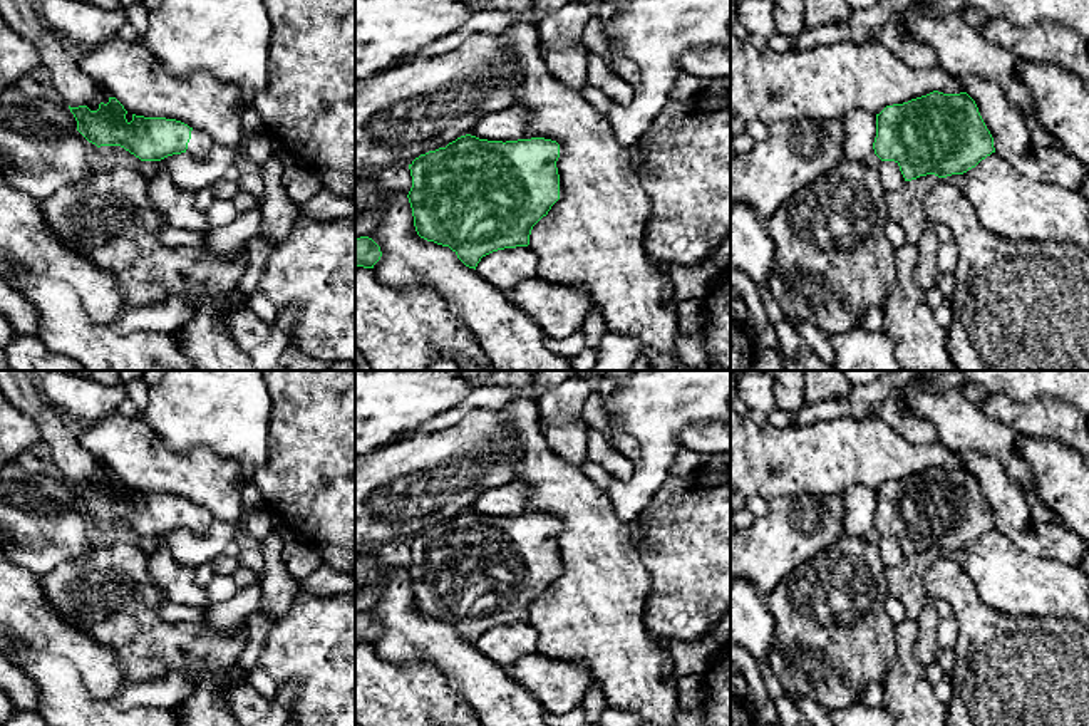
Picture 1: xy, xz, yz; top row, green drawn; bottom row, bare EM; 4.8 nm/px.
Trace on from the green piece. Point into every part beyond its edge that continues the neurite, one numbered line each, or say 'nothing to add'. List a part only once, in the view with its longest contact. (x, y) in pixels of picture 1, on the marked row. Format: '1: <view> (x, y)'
1: xy (200, 145)

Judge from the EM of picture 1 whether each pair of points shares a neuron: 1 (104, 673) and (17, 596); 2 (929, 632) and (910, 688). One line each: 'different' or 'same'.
1: same
2: different

